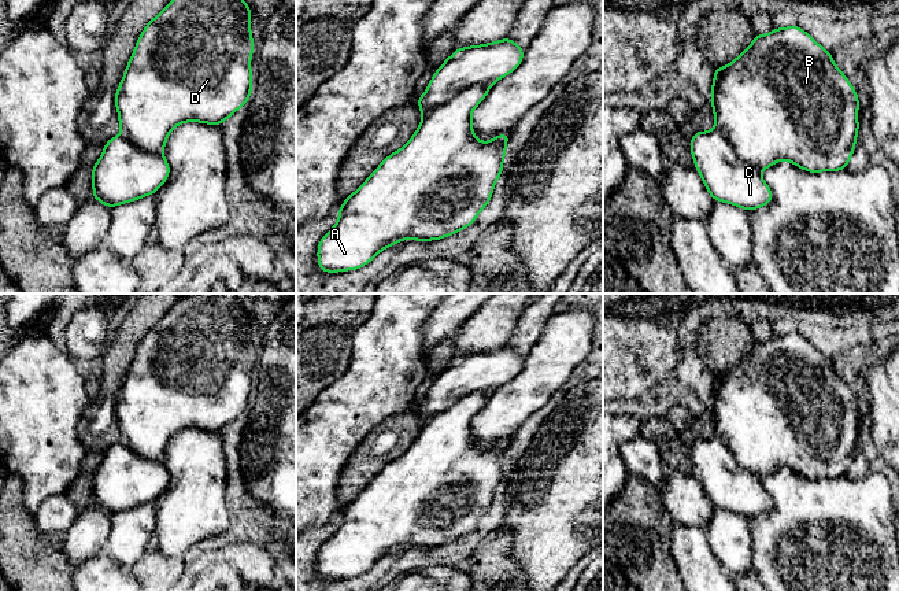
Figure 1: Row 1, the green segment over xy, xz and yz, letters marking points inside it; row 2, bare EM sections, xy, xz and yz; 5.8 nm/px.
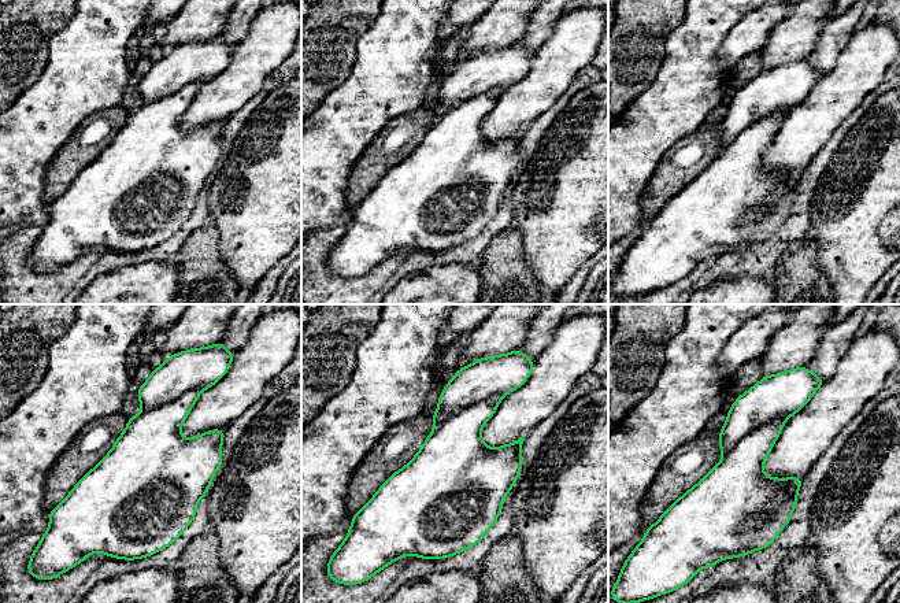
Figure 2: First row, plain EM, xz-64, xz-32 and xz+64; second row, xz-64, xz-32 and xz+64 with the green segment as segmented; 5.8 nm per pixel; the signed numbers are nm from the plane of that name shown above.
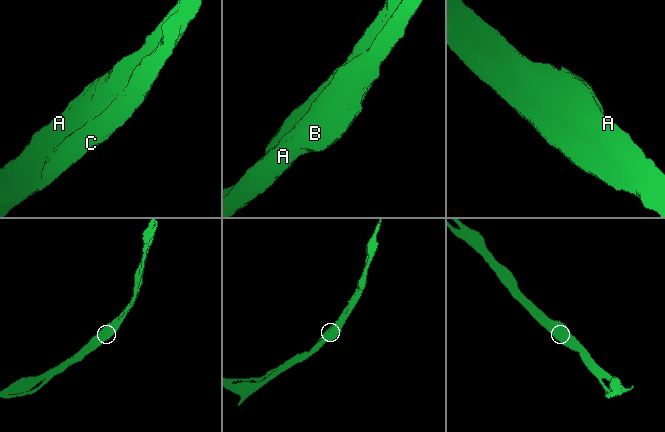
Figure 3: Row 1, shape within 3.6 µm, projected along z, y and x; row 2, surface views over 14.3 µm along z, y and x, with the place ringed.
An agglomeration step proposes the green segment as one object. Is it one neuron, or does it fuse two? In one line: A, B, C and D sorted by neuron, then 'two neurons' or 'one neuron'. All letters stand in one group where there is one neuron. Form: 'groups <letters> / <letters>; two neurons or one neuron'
groups A B C D; one neuron

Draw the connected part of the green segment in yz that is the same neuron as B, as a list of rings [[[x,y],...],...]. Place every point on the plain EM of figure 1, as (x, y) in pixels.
[[[799,333],[774,335],[765,343],[754,341],[752,351],[722,376],[714,374],[711,414],[715,435],[696,439],[689,448],[695,474],[715,509],[751,518],[767,513],[773,500],[761,479],[778,468],[789,468],[809,480],[847,476],[858,443],[857,398],[830,362]]]

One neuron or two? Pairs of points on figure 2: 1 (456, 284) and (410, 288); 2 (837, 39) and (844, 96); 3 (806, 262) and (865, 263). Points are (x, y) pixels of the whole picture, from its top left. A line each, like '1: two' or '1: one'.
1: one
2: two
3: two

